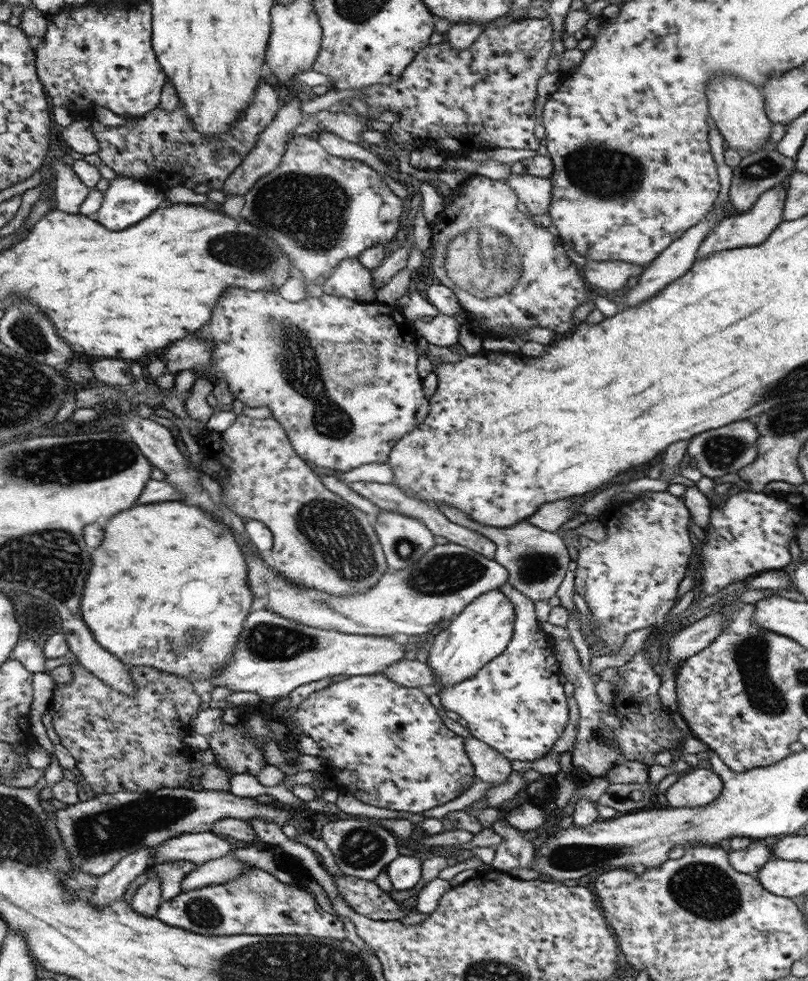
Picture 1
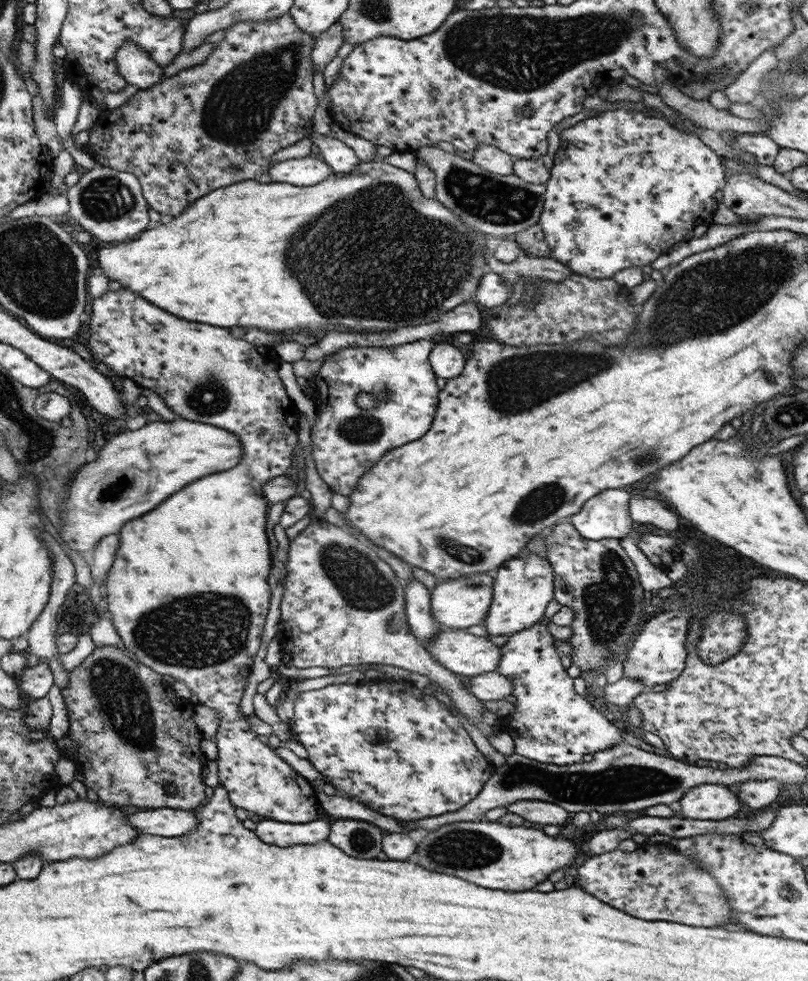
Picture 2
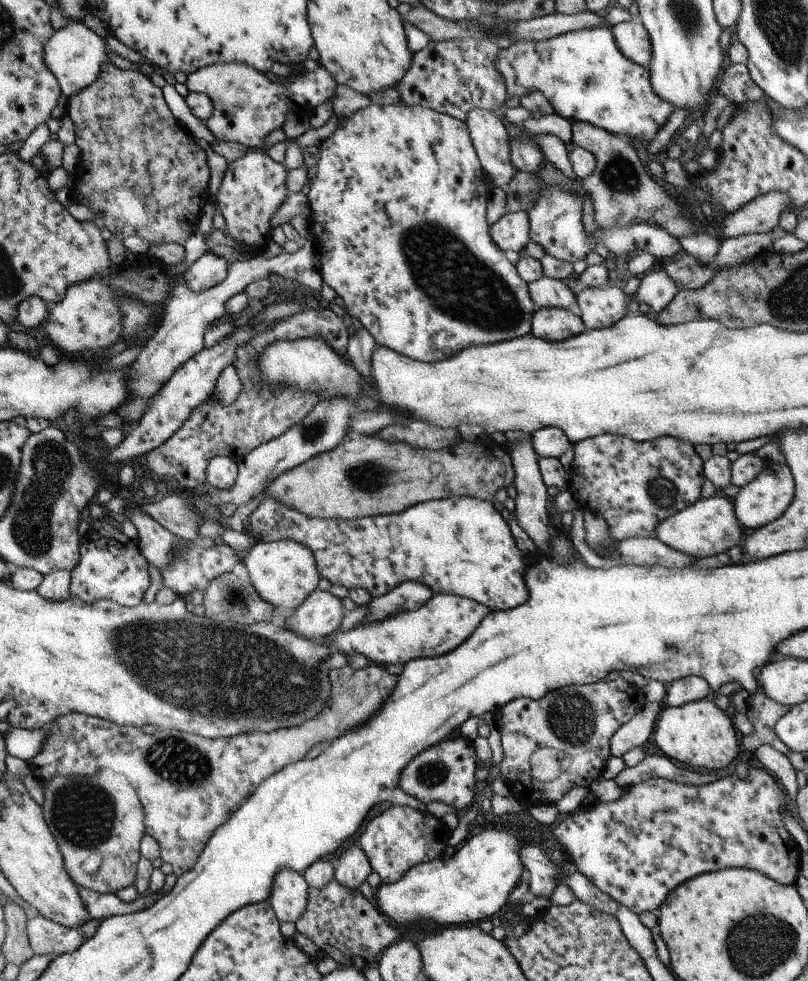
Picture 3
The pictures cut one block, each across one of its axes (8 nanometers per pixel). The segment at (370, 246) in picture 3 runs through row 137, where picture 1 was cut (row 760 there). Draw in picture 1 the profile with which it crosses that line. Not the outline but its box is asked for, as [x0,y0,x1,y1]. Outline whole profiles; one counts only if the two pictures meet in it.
[293,672,476,814]

